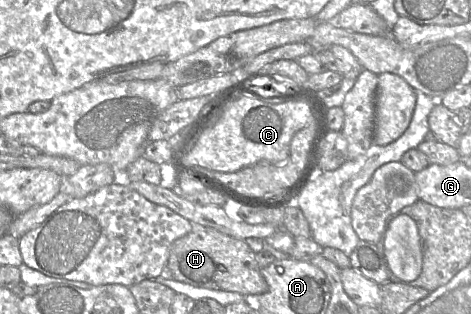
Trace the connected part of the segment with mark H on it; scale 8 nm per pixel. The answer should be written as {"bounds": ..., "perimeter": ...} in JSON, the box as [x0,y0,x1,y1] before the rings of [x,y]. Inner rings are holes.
{"bounds":[166,225,268,298],"perimeter":[[[194,225],[190,233],[172,243],[166,264],[166,274],[176,281],[199,288],[237,292],[246,298],[268,291],[268,284],[260,270],[256,253],[244,240]]]}

